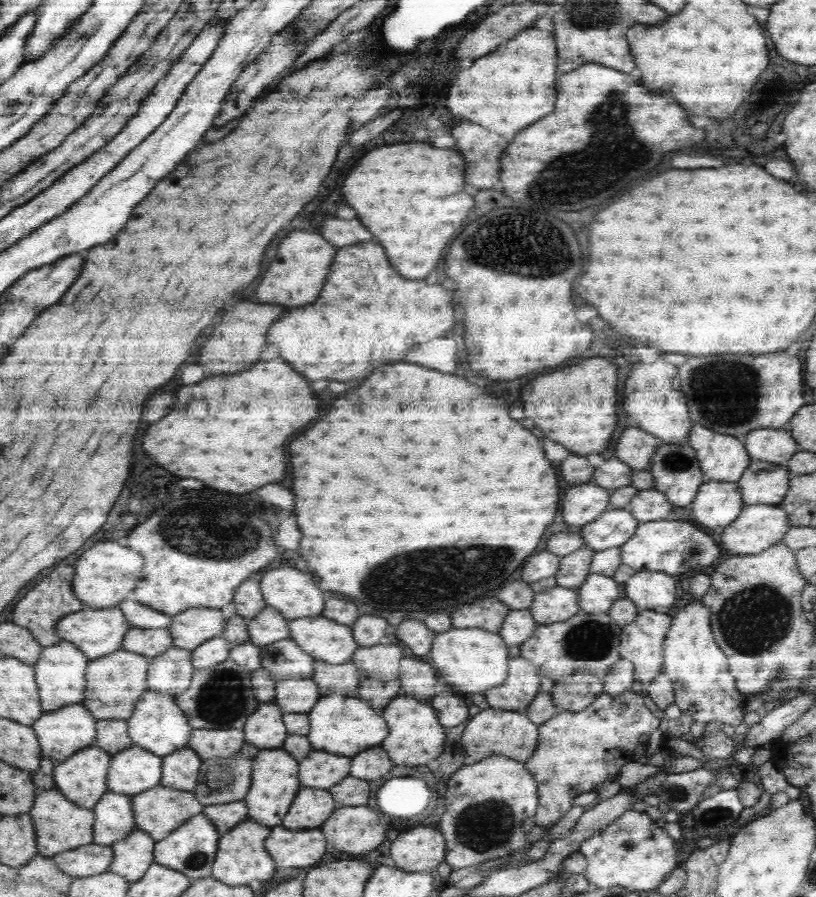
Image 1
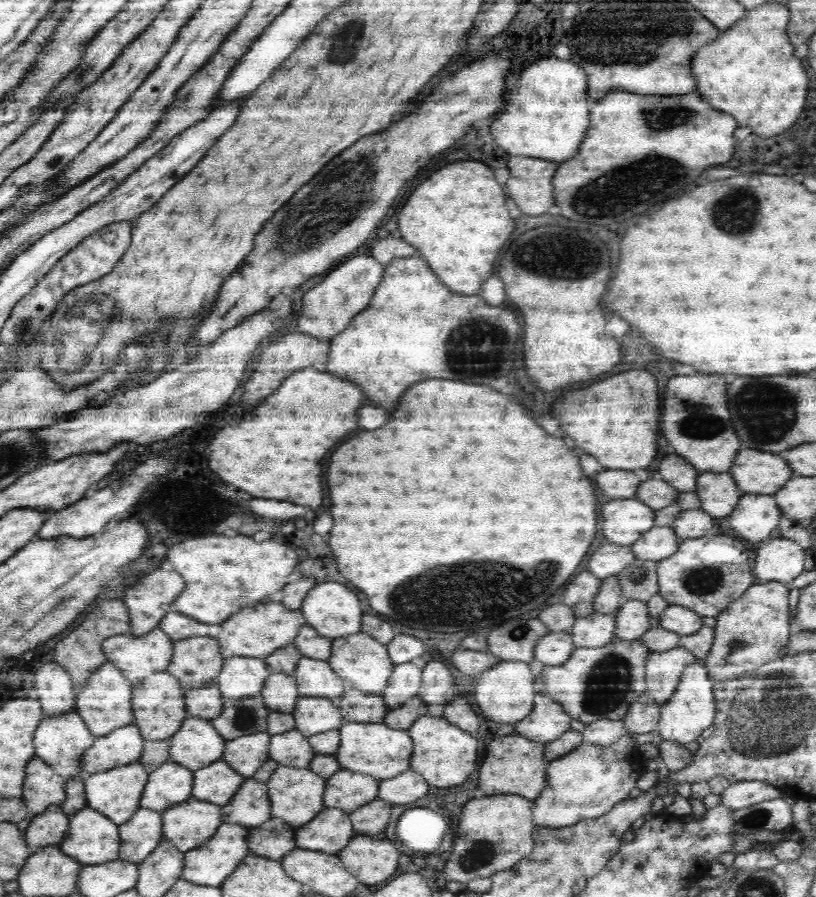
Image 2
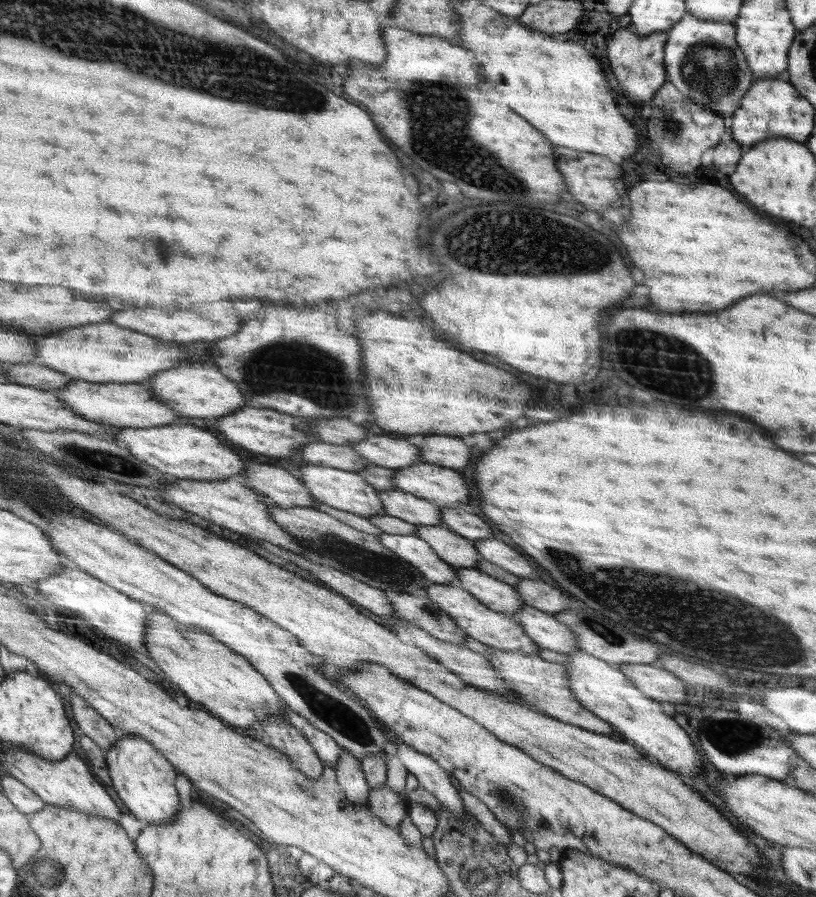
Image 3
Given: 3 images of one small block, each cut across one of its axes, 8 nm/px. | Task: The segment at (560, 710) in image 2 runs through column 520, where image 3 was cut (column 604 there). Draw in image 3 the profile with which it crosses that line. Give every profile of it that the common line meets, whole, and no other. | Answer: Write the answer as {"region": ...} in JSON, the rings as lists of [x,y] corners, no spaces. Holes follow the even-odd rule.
{"region":[[[492,647],[489,649],[491,654],[486,657],[486,662],[493,666],[496,674],[500,676],[500,680],[504,680],[504,684],[518,696],[518,701],[530,705],[553,719],[556,718],[562,722],[582,727],[584,730],[592,730],[608,737],[619,735],[618,730],[612,724],[588,710],[572,694],[572,690],[568,688],[567,668],[564,665],[547,662],[538,655],[524,655]]]}

